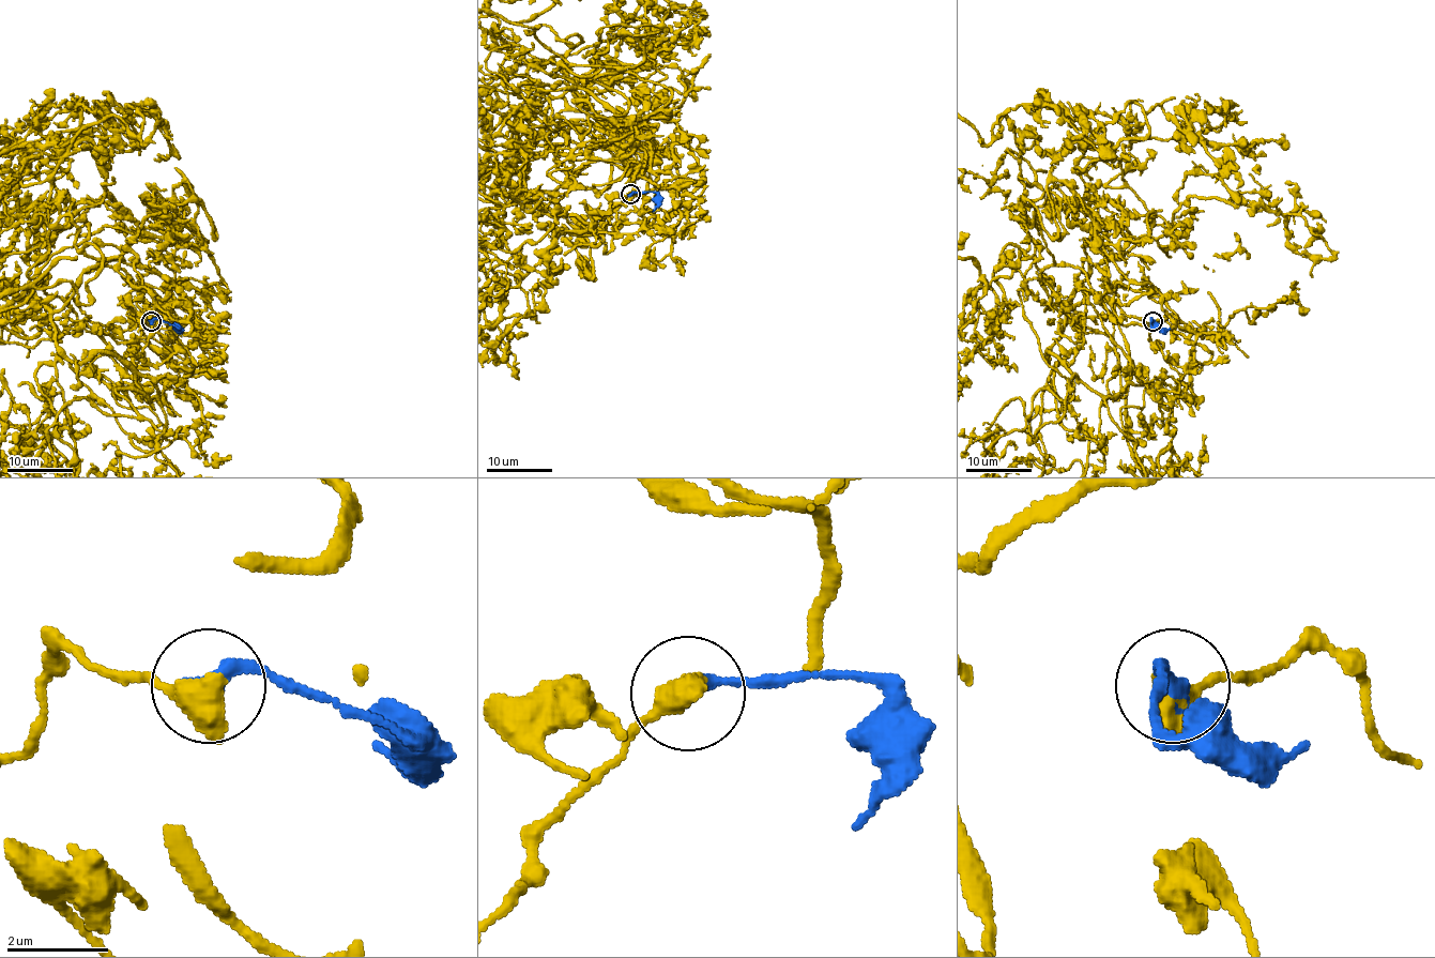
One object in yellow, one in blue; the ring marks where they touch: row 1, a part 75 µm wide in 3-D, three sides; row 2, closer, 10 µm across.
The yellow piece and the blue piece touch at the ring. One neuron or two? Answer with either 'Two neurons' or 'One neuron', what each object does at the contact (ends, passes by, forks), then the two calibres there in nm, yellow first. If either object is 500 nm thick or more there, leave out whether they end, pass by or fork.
One neuron. Thickness 650 nm (yellow) against 360 nm

